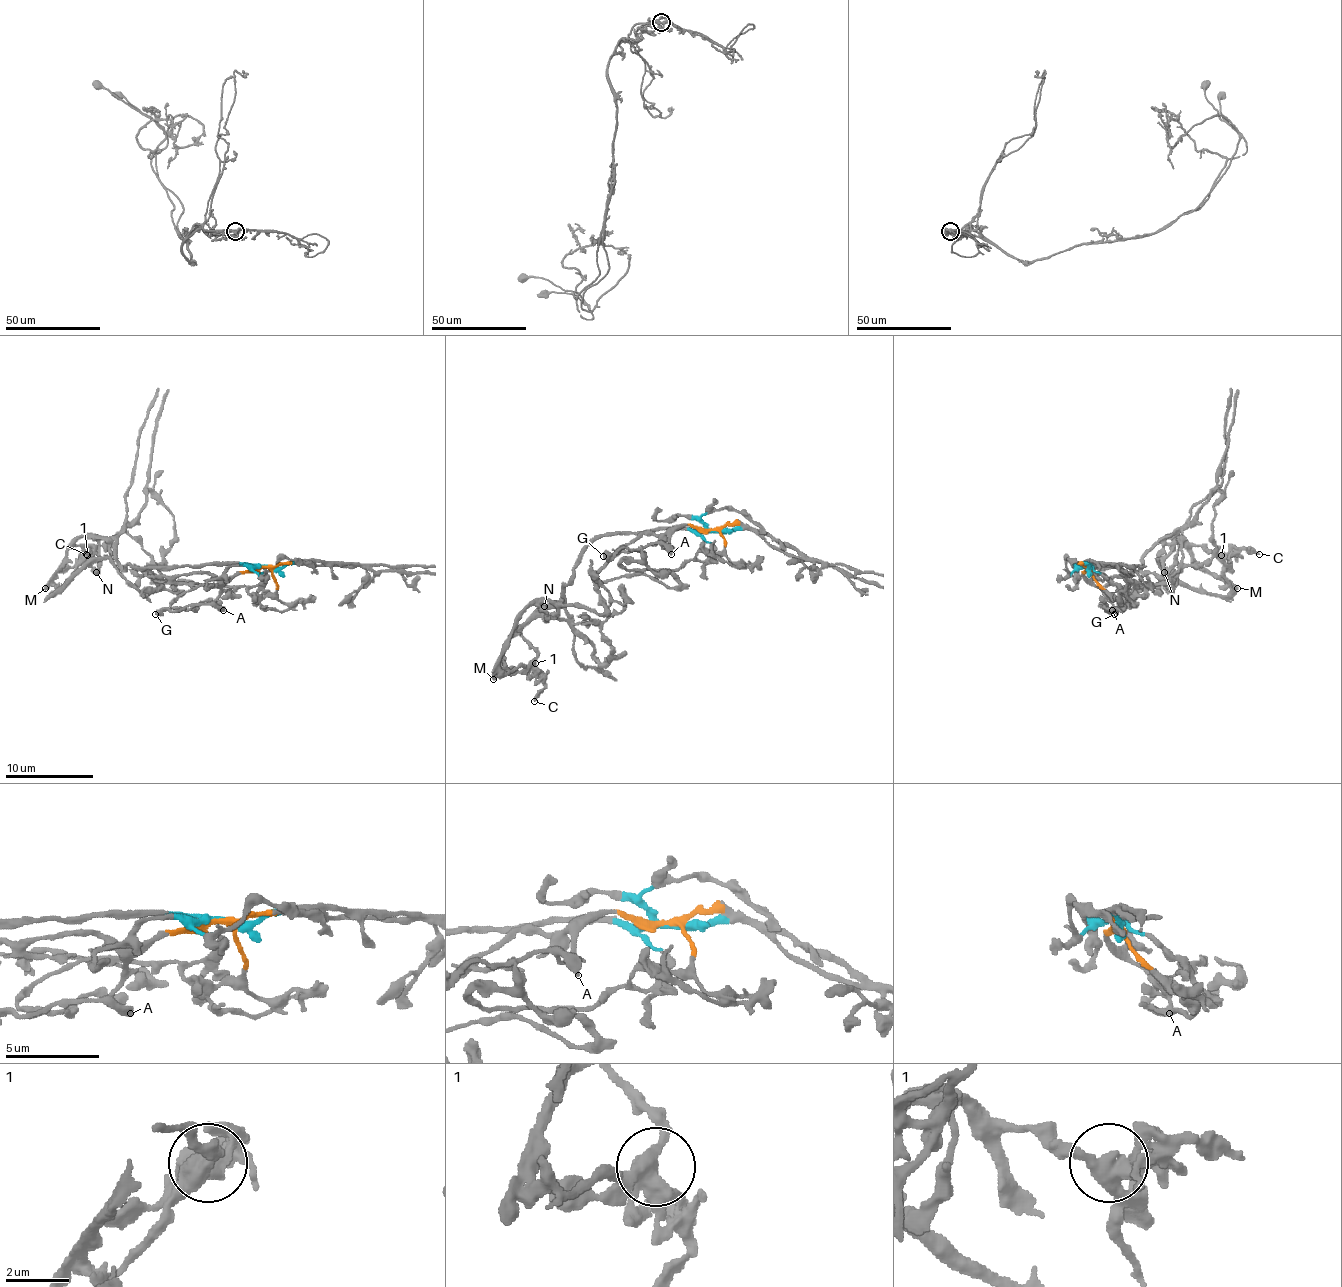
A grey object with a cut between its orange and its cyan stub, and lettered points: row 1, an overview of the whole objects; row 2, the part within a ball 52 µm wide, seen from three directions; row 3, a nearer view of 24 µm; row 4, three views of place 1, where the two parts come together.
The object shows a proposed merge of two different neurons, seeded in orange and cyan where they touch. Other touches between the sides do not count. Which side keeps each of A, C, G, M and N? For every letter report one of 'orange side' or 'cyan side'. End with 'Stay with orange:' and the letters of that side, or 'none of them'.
A: orange side
C: cyan side
G: orange side
M: cyan side
N: cyan side
Stay with orange: A, G

